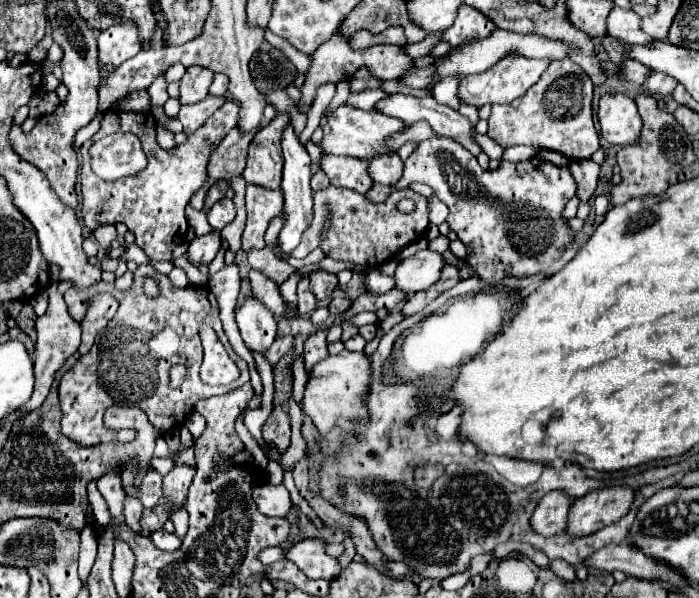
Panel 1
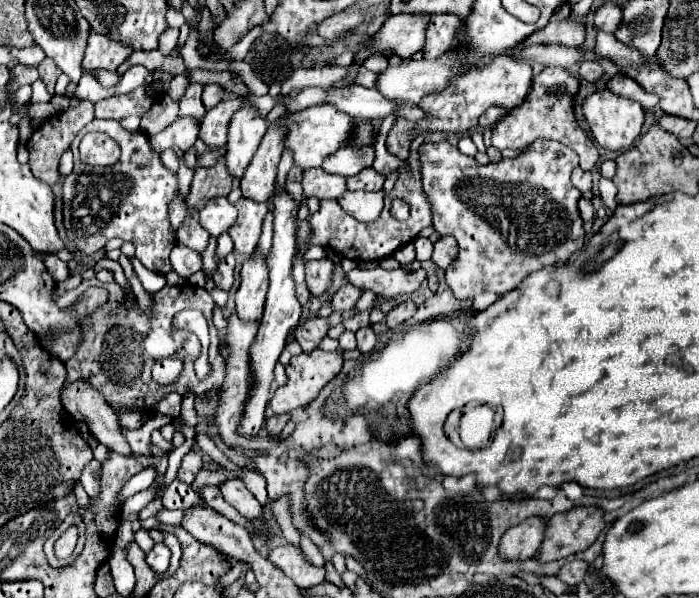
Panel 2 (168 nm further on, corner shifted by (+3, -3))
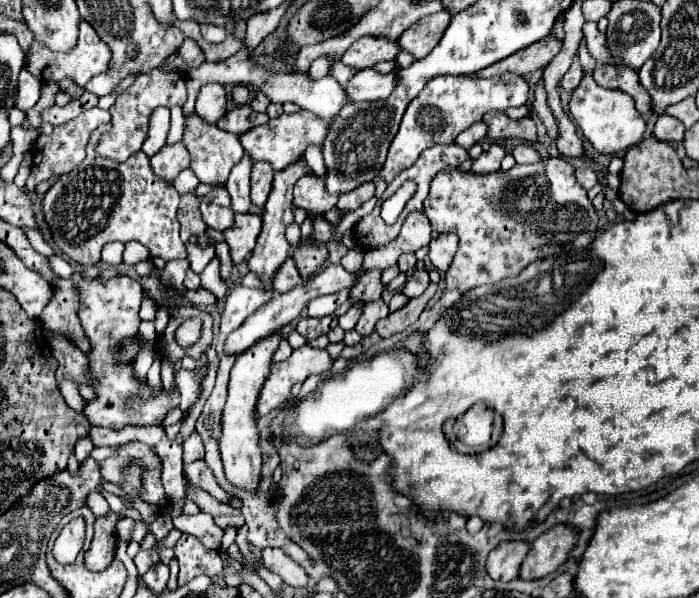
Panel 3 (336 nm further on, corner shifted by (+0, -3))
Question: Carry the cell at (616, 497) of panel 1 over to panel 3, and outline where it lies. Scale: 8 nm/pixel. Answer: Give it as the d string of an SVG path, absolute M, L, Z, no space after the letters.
M554 526L534 540L528 556L520 566L518 578L538 580L556 572L568 558L568 552L578 542L578 532L570 526Z

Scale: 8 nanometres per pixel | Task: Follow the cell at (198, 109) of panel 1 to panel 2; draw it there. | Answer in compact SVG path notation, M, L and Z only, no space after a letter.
M179 116L171 126L167 126L163 132L151 136L151 146L155 152L161 152L171 146L179 146L181 150L187 150L195 144L199 134L199 120L193 116Z

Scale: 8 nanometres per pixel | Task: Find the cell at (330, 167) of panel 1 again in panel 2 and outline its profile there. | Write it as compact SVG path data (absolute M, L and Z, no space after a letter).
M309 168L303 174L305 196L317 196L319 200L337 200L347 192L347 178L341 174L325 172L323 168Z

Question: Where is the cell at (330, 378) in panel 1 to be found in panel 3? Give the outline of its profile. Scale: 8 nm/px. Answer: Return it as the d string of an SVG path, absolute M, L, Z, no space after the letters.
M300 346L284 362L272 362L270 374L258 394L256 414L266 416L270 410L278 408L288 396L296 382L304 382L310 374L322 374L330 370L332 358L326 350L316 350L310 346Z

